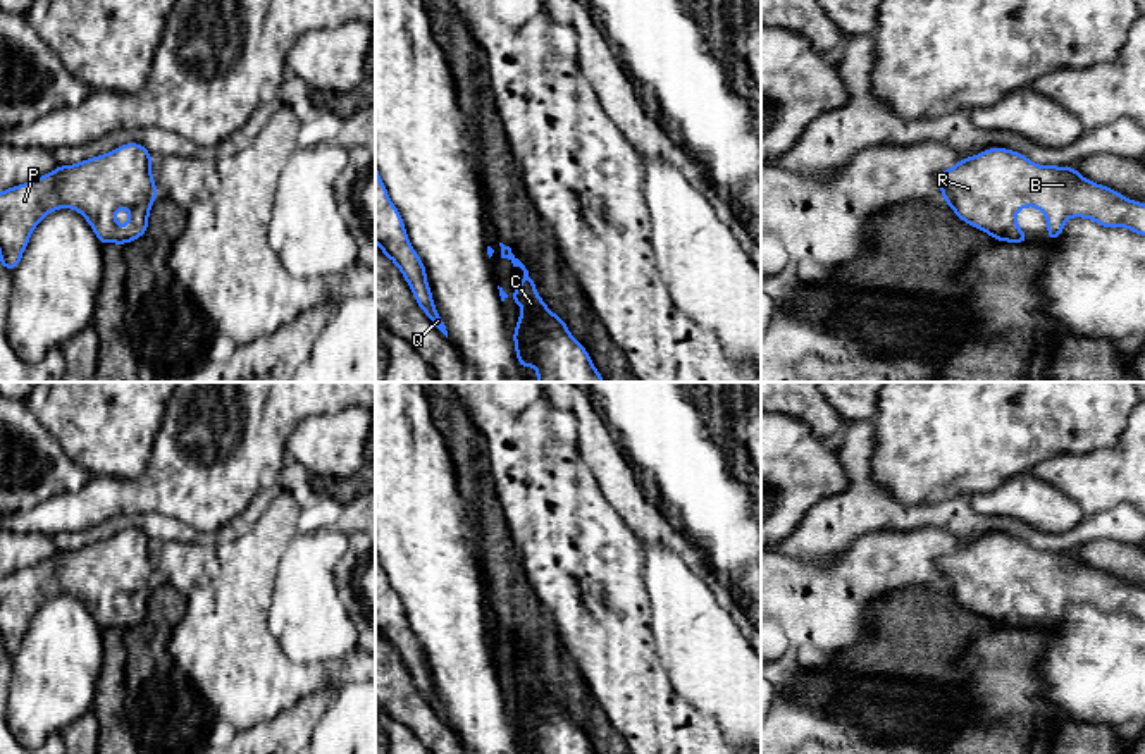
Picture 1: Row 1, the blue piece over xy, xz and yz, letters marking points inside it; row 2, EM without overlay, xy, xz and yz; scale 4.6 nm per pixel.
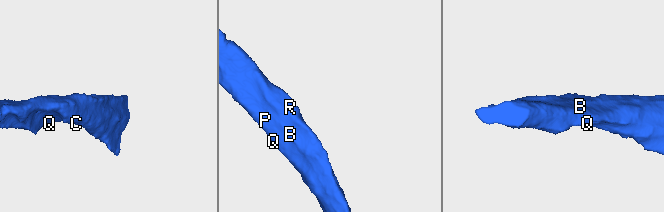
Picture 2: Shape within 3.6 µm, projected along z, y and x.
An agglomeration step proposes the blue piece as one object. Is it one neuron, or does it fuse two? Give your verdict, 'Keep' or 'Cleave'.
Keep

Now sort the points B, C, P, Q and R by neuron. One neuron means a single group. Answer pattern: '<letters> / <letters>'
B C P Q R

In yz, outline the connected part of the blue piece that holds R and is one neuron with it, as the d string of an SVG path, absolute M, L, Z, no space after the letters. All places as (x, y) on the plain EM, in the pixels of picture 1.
M1000 532L961 544L935 565L954 599L997 627L1030 627L1016 608L1024 592L1045 601L1047 627L1055 627L1071 603L1145 621L1143 589L1088 566L1074 553L1038 551Z

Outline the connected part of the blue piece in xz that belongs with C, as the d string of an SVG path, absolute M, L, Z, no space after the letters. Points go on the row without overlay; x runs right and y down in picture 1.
M501 632L501 644L523 656L523 664L510 682L522 692L517 704L513 728L520 754L596 754L585 733L577 726L566 709L551 697L535 677L525 651L515 642L510 632Z

